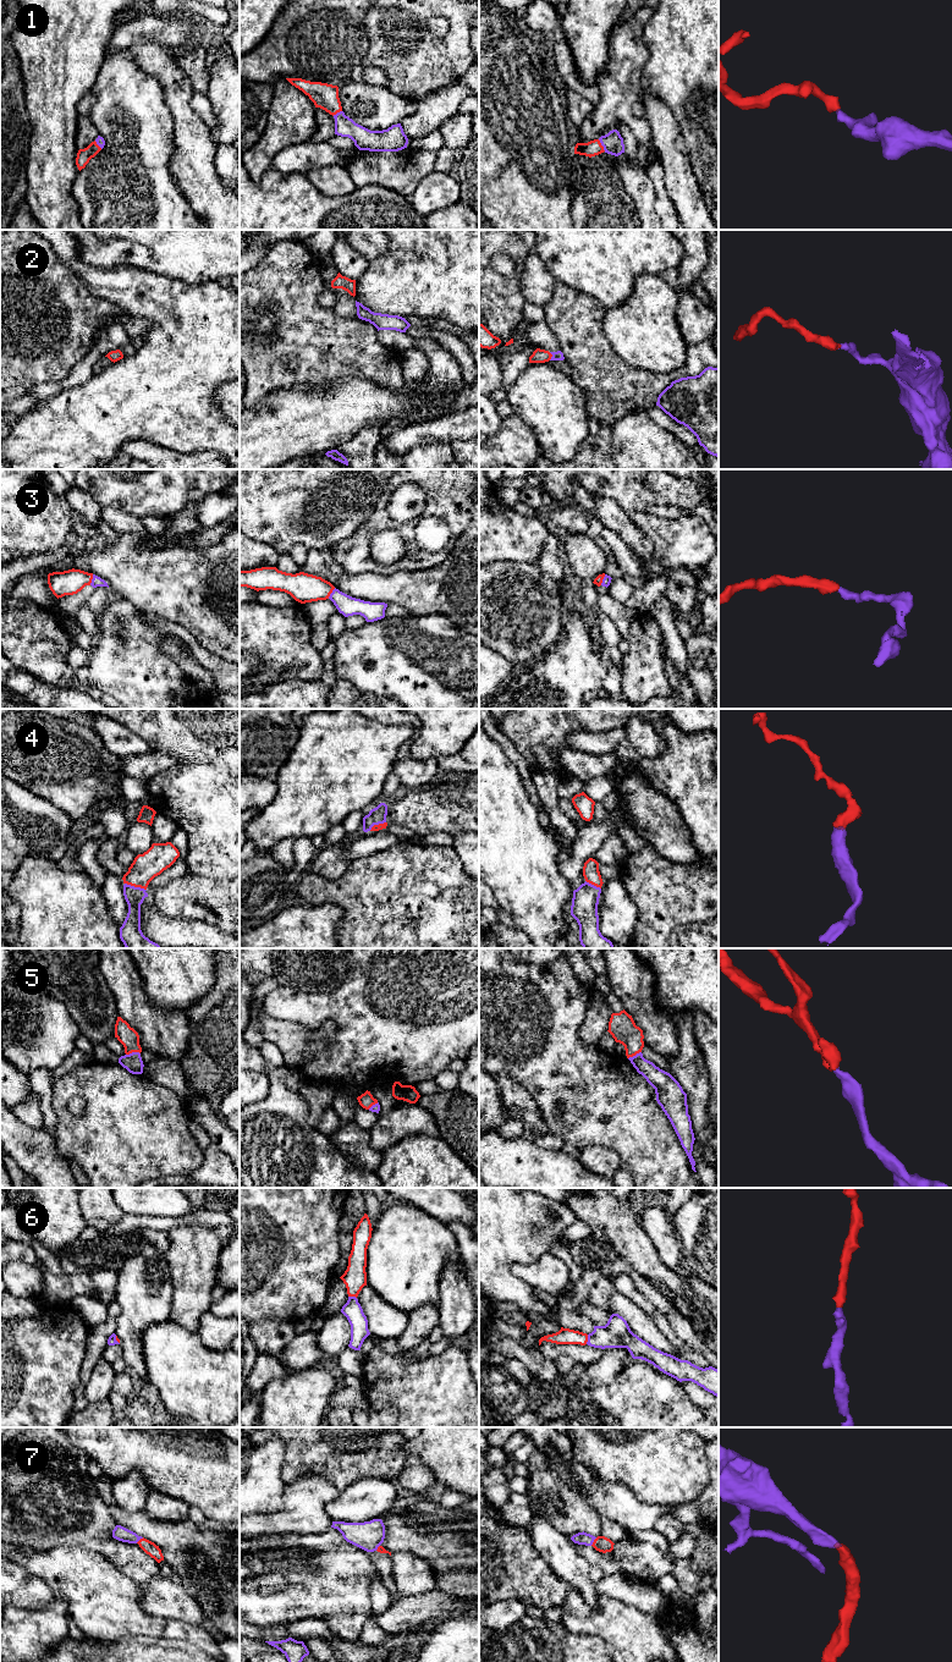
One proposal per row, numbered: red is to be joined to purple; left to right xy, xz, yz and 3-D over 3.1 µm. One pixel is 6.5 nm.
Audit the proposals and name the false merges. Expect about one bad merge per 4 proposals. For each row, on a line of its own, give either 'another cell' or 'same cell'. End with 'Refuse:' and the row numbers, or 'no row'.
1: same cell
2: same cell
3: same cell
4: same cell
5: same cell
6: same cell
7: same cell
Refuse: no row

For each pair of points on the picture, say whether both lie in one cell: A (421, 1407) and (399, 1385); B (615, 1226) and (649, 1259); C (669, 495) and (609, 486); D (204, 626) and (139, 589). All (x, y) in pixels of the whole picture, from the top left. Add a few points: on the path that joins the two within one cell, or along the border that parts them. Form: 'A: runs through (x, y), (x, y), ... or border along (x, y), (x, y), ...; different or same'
A: runs through (416, 1402), (403, 1390); same
B: runs through (623, 1234), (640, 1251); same
C: runs through (654, 488), (623, 486); same
D: runs through (188, 610), (168, 589), (155, 589); same

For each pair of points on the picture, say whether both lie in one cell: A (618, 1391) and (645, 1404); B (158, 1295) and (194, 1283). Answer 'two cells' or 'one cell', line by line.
A: one cell
B: two cells

